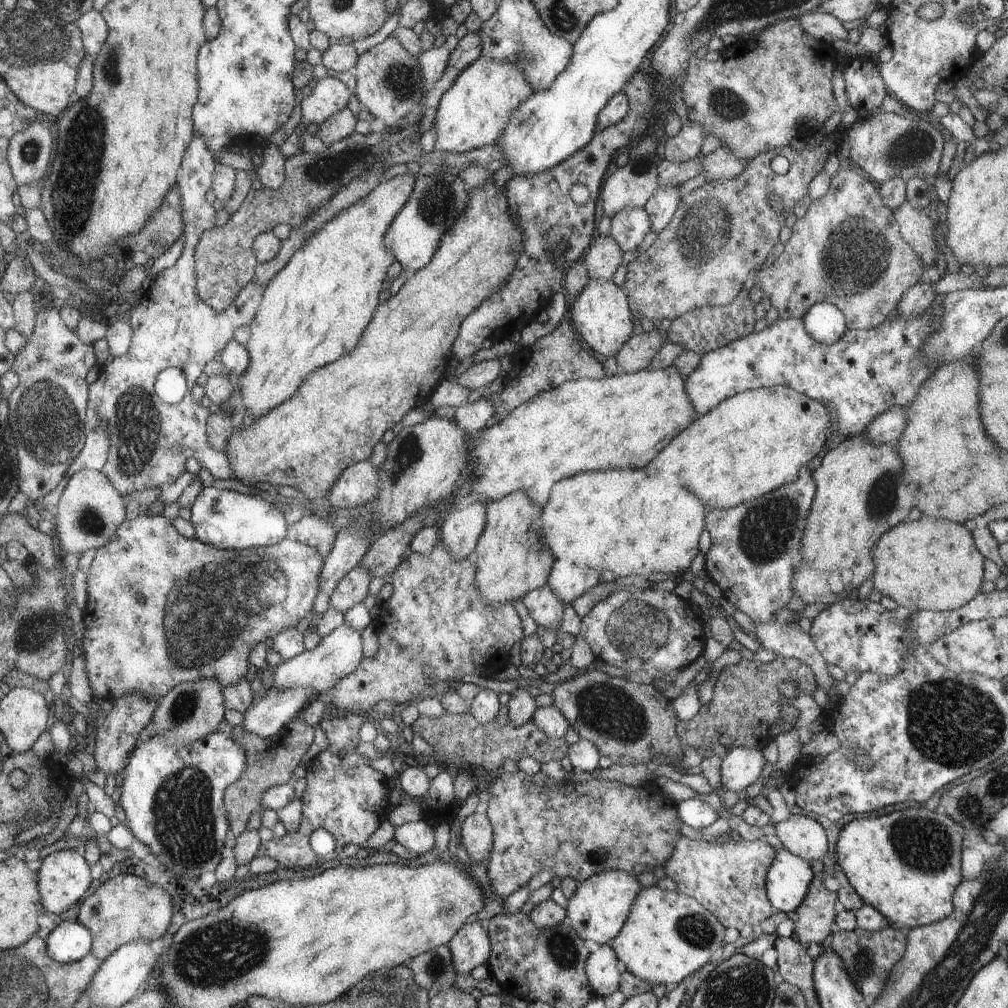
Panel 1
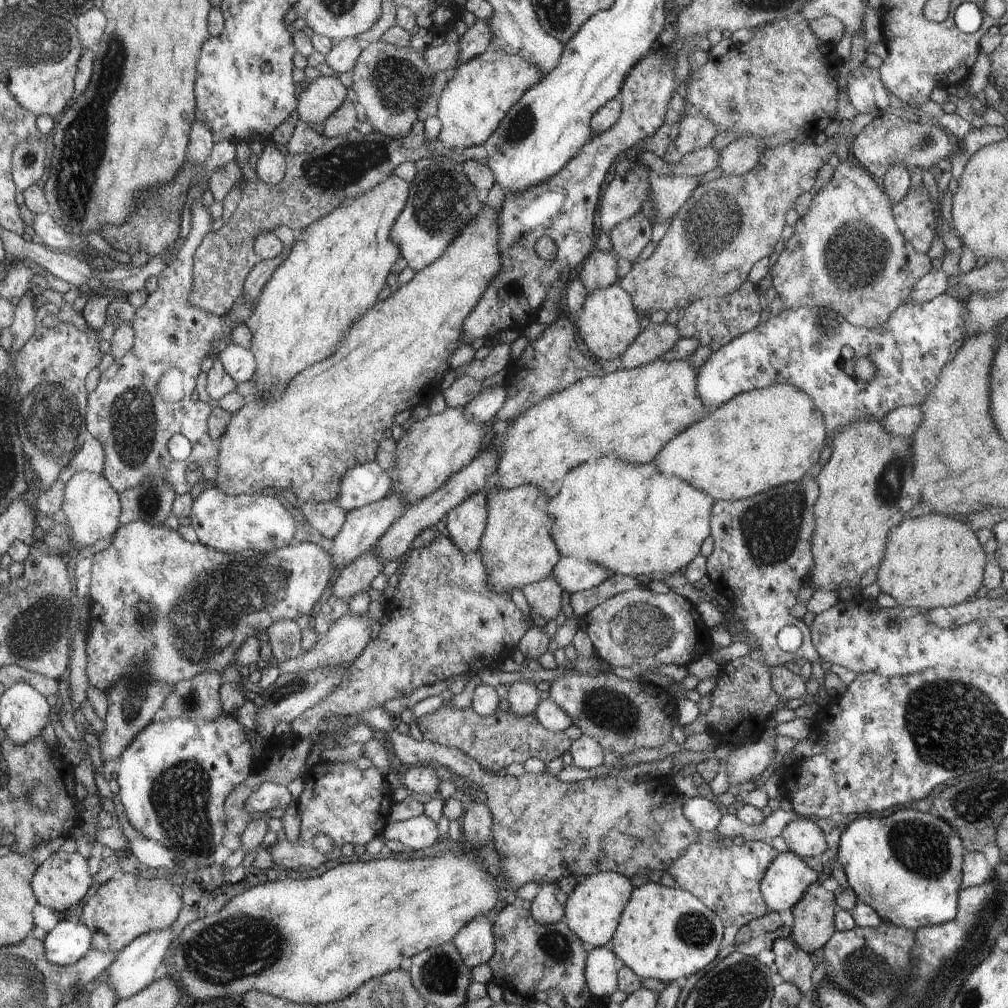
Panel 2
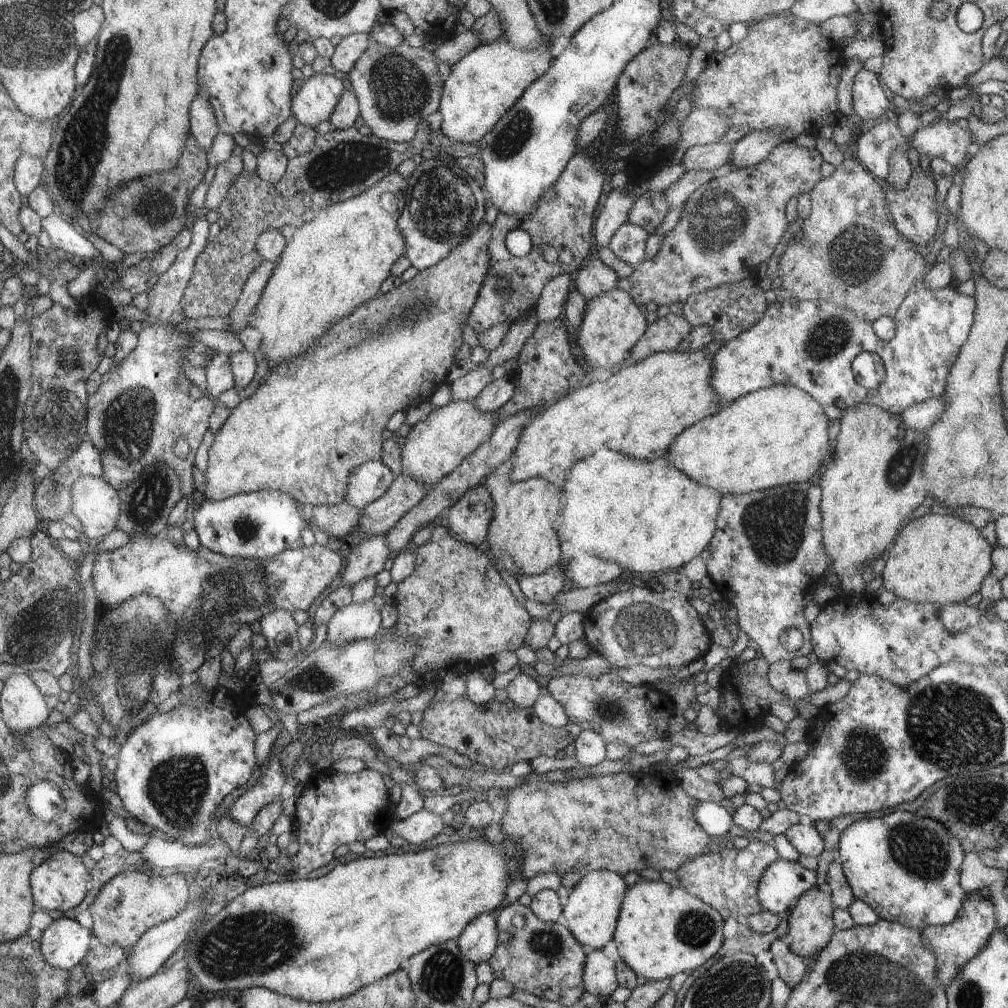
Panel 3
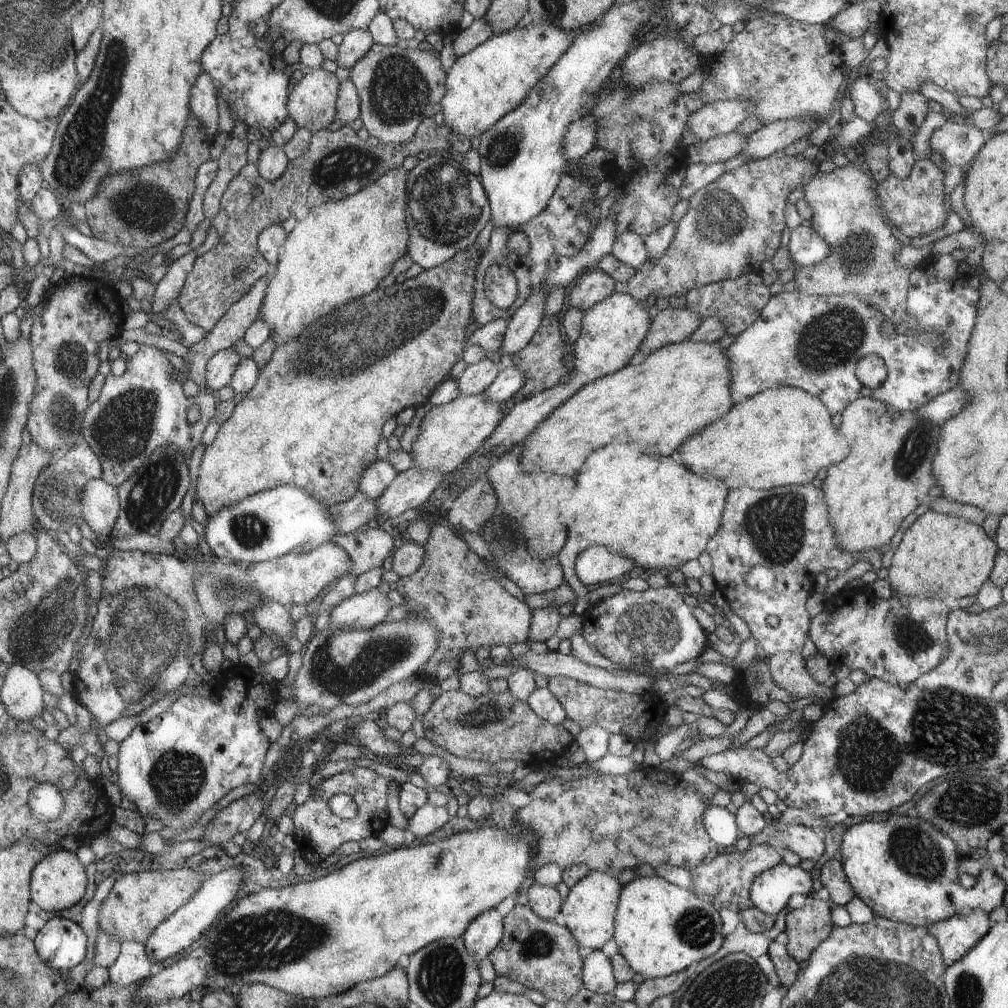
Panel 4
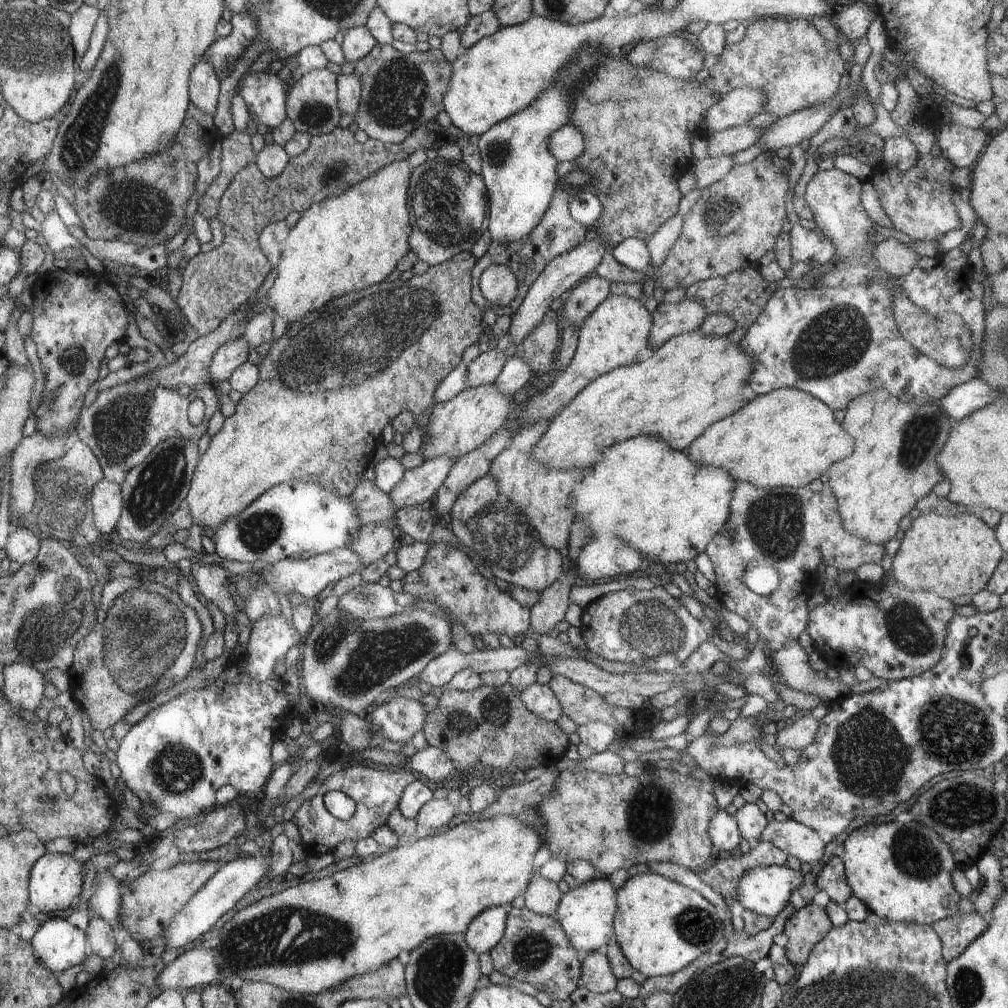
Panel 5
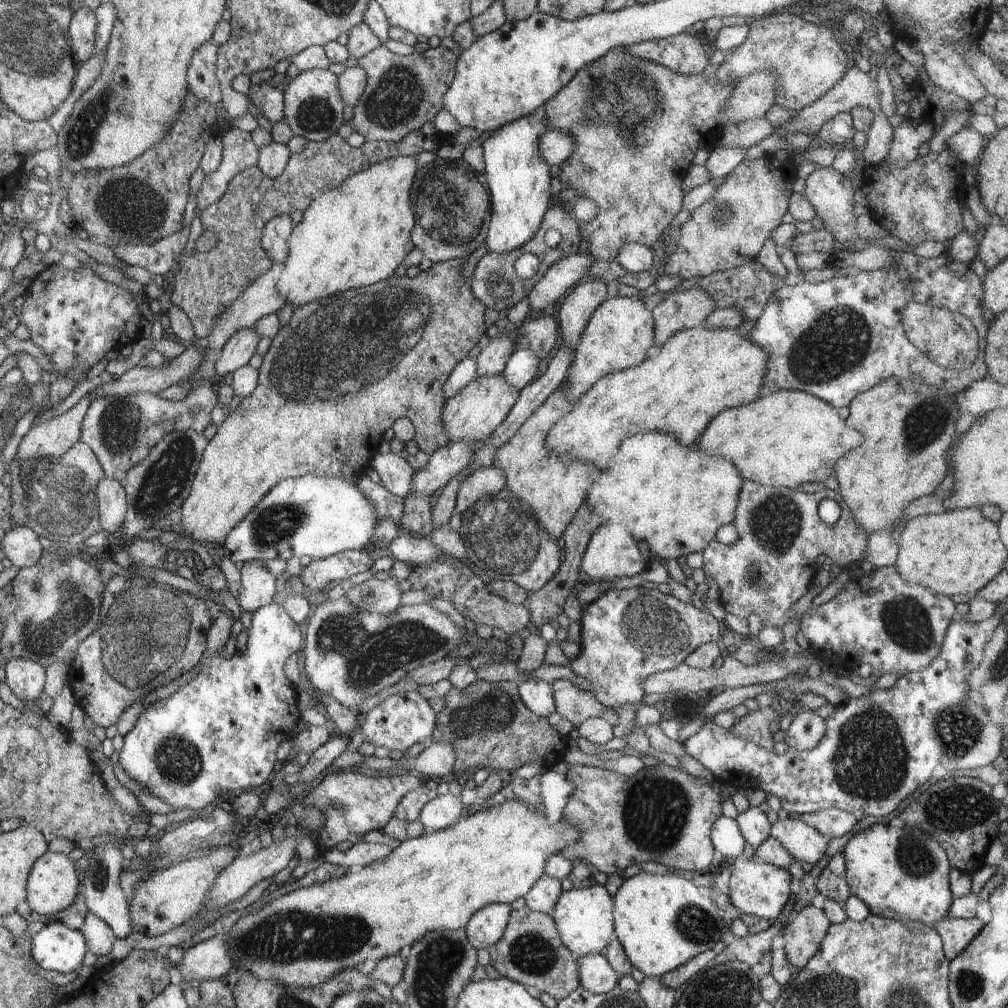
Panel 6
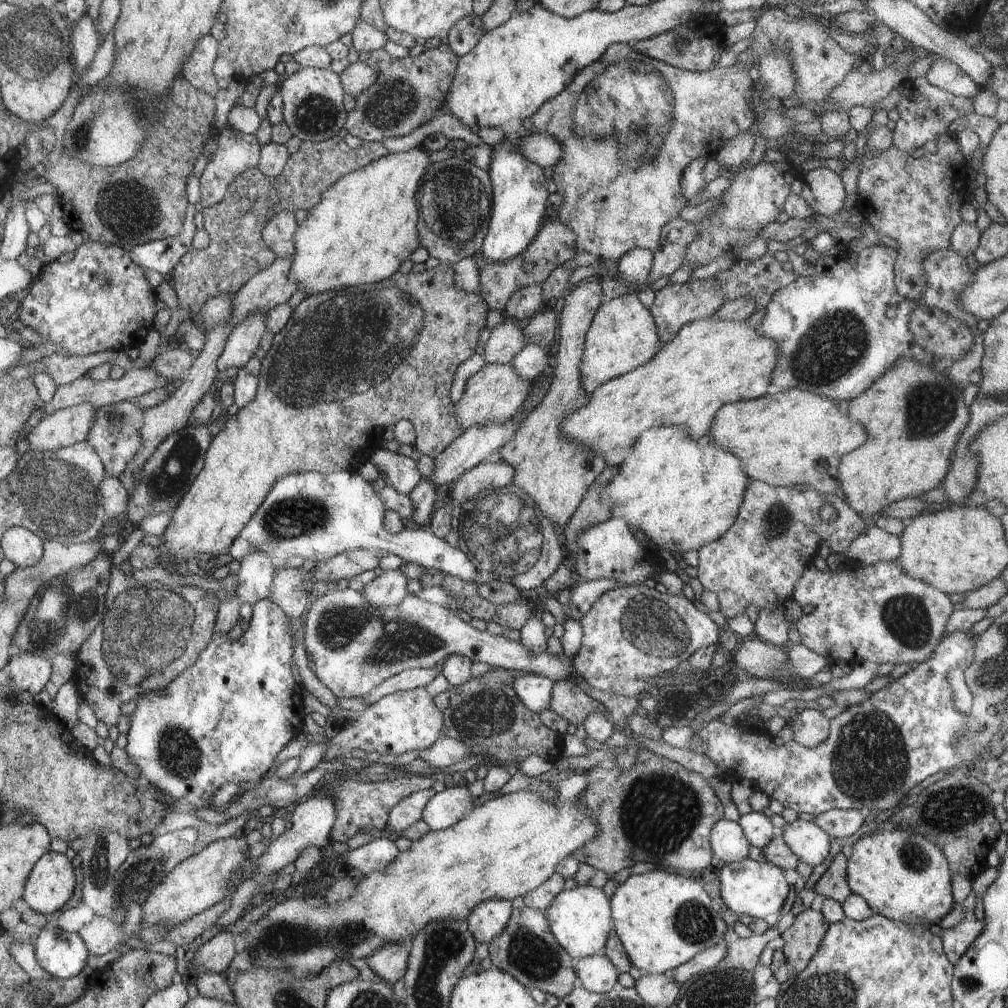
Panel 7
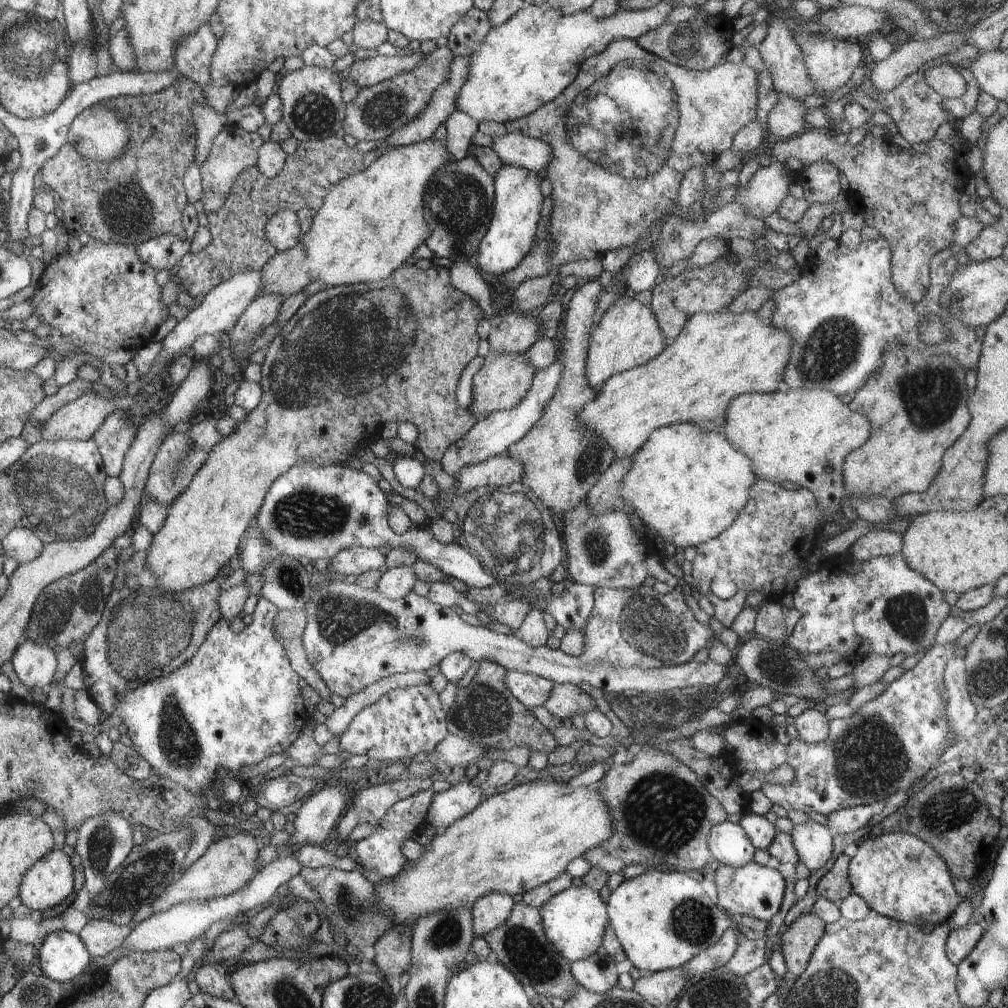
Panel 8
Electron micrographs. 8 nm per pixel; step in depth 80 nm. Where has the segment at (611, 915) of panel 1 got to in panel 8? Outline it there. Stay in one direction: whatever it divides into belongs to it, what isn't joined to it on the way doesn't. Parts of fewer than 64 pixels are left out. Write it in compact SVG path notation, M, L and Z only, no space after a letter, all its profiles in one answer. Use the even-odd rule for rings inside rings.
M586 885L570 886L553 896L540 910L545 935L554 948L572 964L585 959L602 949L606 930L611 924L606 914L606 902L600 898L597 889Z

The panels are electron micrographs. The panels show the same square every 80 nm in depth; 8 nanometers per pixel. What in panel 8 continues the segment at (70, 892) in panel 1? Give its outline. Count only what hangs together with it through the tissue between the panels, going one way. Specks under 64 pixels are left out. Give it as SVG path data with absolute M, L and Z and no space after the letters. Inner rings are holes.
M62 850L49 852L25 872L20 900L40 915L58 906L74 890L70 858Z

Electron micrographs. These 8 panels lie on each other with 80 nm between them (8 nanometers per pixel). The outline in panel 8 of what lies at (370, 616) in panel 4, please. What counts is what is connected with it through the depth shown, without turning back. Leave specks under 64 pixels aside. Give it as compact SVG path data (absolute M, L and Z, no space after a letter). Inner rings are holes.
M413 566L394 567L382 574L374 590L388 598L401 599L412 591L416 580L418 577Z

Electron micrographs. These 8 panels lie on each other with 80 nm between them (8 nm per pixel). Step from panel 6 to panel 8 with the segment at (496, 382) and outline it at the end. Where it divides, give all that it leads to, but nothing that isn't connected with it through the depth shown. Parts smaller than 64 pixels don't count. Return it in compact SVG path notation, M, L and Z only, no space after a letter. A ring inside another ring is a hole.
M488 353L484 366L474 376L474 396L476 399L468 410L478 416L488 416L496 411L512 410L522 402L530 390L535 370L525 361L523 355L510 353Z

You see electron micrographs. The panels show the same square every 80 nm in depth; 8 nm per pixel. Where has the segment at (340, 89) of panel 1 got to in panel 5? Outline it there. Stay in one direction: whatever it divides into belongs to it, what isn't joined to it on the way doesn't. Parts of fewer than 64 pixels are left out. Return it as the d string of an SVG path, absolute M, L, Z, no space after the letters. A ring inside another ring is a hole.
M326 68L304 71L299 80L292 82L288 109L297 131L307 132L310 136L331 133L339 126L342 116L340 105L336 104L336 74Z

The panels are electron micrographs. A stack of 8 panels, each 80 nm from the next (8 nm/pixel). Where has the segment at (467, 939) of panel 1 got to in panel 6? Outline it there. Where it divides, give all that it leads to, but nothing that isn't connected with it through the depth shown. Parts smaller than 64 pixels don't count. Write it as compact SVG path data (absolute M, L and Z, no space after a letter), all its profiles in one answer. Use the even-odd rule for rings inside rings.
M507 903L488 904L475 914L466 924L467 938L474 948L490 948L505 935L513 914L512 906Z

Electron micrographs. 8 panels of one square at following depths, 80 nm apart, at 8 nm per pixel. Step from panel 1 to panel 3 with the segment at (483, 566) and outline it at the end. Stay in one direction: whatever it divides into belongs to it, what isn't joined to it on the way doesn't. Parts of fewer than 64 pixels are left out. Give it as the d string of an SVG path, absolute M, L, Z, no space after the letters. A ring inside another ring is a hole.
M504 463L497 471L484 480L483 485L488 489L494 503L492 520L488 525L485 540L488 542L492 556L495 558L495 564L500 569L506 570L510 576L516 579L520 575L541 575L543 572L548 571L550 567L559 565L560 558L562 558L560 556L561 541L554 530L553 524L565 502L565 498L562 495L563 488L559 489L550 481L540 477L513 483L509 477L510 473L510 464Z

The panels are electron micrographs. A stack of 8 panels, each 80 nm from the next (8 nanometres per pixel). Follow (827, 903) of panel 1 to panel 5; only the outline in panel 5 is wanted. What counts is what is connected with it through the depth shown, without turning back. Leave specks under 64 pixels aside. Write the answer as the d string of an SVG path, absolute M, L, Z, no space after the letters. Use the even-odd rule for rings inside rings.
M813 902L798 910L786 921L783 932L788 936L786 956L794 964L804 964L814 948L833 927L824 907Z

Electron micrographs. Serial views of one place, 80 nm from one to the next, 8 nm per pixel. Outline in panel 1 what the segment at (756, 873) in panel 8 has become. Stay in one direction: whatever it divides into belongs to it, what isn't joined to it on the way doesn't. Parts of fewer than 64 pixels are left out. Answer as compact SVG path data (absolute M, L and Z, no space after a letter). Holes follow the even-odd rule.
M780 849L766 875L765 889L770 904L778 912L793 916L807 895L813 878L807 860Z

